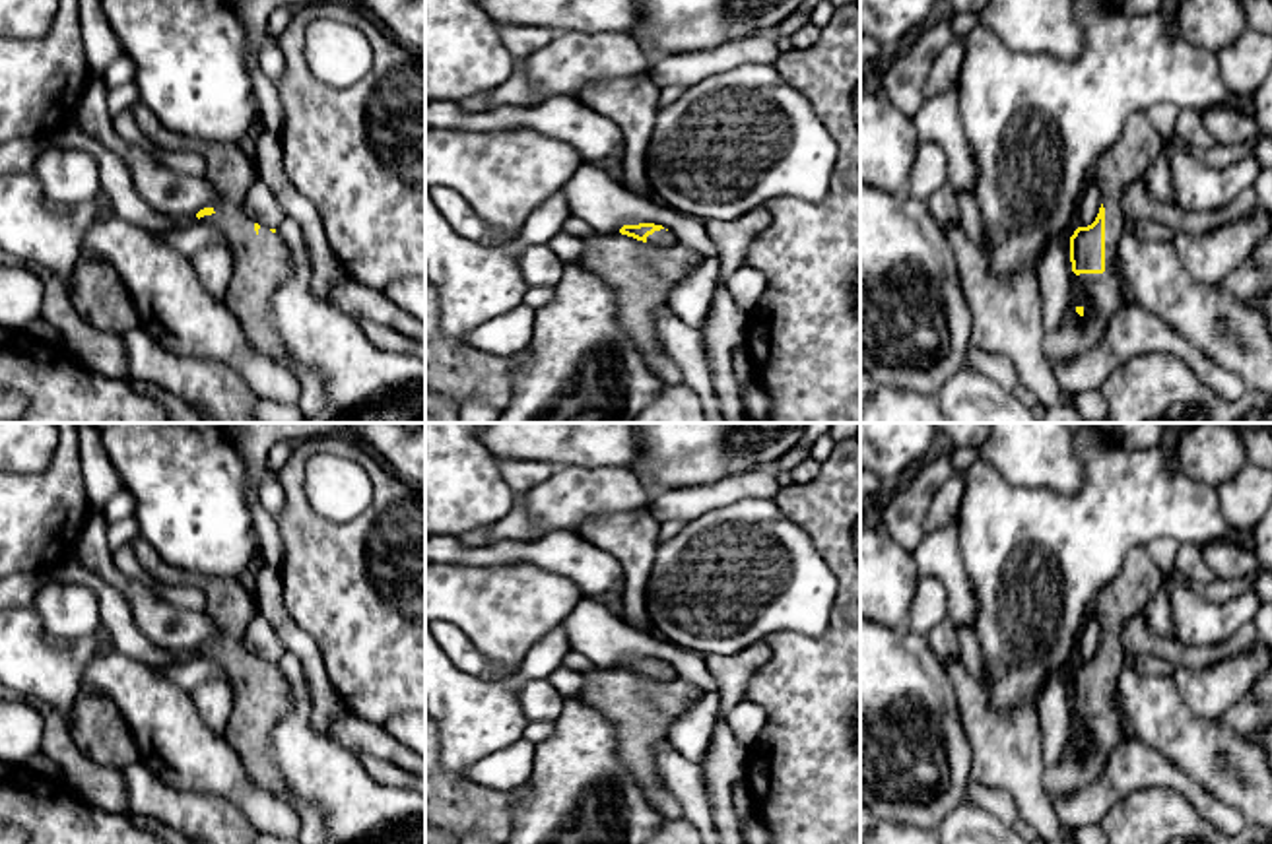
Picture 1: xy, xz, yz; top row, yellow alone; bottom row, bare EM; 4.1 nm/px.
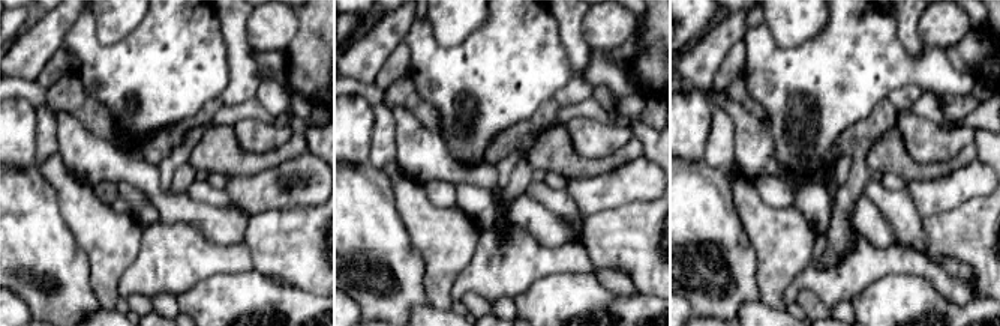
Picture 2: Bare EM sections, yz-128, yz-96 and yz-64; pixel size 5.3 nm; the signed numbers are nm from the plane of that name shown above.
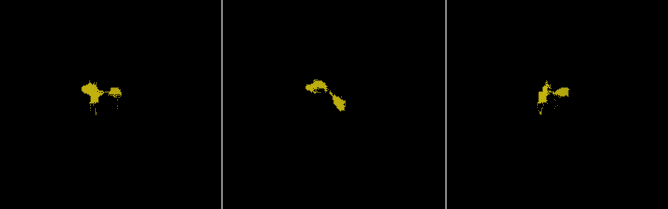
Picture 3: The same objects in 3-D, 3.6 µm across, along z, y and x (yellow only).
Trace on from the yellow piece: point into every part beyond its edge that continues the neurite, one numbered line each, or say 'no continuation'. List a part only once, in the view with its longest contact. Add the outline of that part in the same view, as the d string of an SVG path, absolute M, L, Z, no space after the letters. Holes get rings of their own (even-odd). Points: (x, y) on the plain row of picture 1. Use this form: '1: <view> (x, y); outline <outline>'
1: yz (1127, 594); outline M1134 547L1126 553L1121 572L1093 598L1089 617L1101 627L1105 642L1105 706L1076 710L1084 730L1084 749L1070 735L1062 757L1043 770L1049 795L1072 794L1097 780L1109 751L1124 741L1121 718L1113 706L1119 691L1117 677L1126 662L1119 636L1122 627L1155 596L1163 576L1152 547Z

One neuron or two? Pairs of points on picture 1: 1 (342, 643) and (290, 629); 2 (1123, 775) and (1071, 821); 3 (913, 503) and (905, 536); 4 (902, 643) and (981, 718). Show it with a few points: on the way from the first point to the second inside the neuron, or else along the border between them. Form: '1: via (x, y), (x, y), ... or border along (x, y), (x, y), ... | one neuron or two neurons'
1: border along (284, 592), (288, 614), (319, 647), (327, 674) | two neurons
2: via (1109, 788), (1084, 808) | one neuron
3: via (905, 511), (905, 528) | one neuron
4: border along (944, 664), (966, 734) | two neurons

